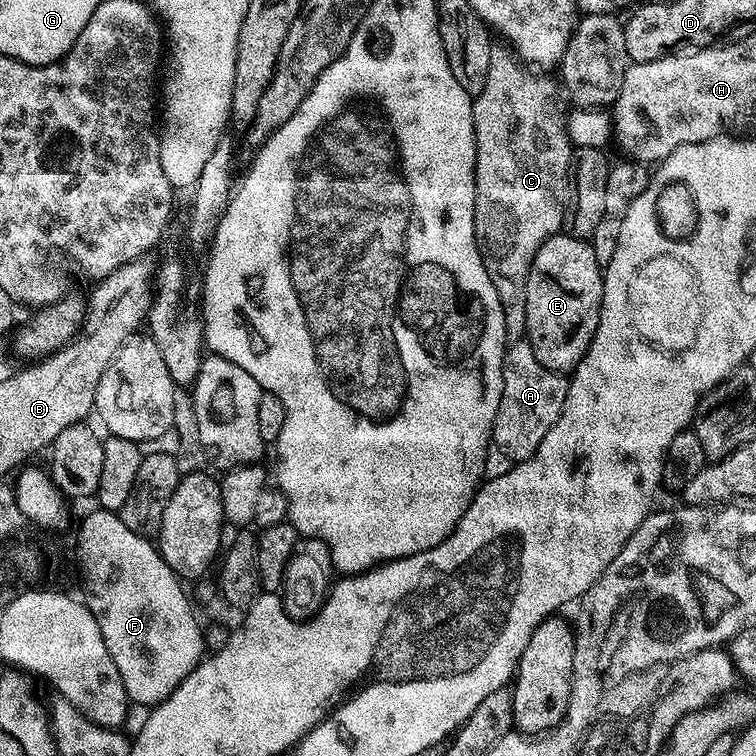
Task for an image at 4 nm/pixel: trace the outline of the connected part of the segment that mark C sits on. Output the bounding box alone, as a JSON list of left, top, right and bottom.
[470,42,572,342]

